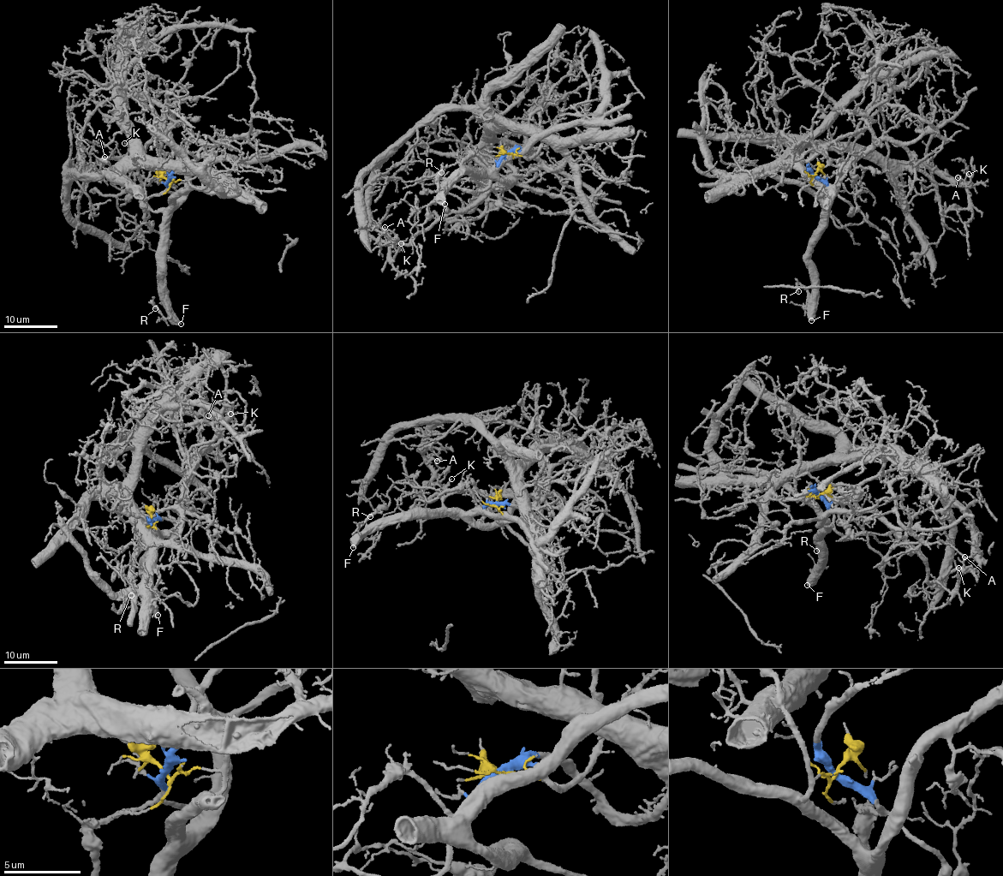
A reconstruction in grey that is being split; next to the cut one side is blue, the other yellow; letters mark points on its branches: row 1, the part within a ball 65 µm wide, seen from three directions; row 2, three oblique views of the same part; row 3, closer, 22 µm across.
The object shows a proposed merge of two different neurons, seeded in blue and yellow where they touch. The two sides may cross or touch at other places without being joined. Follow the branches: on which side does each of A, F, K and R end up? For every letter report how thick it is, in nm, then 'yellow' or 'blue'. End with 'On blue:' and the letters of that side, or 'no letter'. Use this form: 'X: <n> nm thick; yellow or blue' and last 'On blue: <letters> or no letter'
A: 190 nm thick; blue
F: 500 nm thick; yellow
K: 120 nm thick; blue
R: 100 nm thick; yellow
On blue: A, K

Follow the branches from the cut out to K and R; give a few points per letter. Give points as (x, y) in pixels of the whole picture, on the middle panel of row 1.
K: (508, 154), (565, 160), (478, 113), (425, 123), (372, 180), (368, 232), (401, 244)
R: (508, 154), (528, 158), (512, 157), (498, 168), (462, 174), (441, 191), (436, 175), (441, 172)

